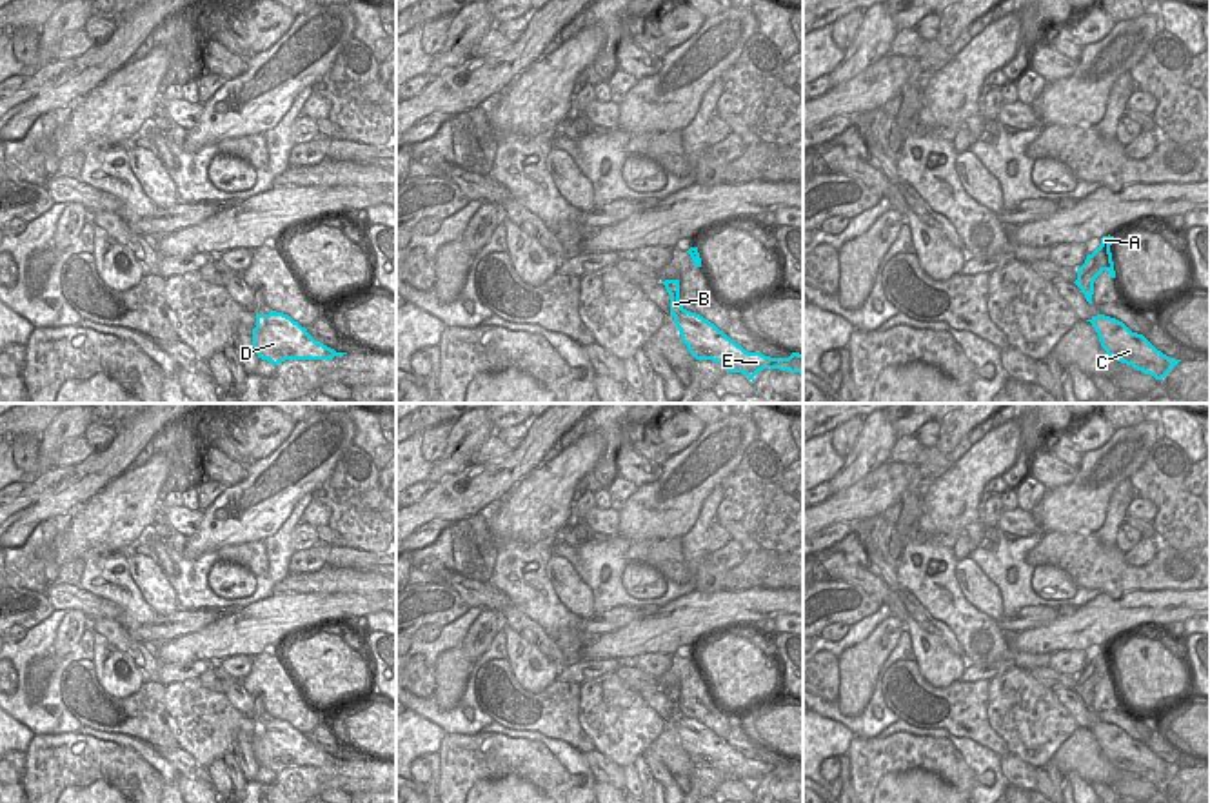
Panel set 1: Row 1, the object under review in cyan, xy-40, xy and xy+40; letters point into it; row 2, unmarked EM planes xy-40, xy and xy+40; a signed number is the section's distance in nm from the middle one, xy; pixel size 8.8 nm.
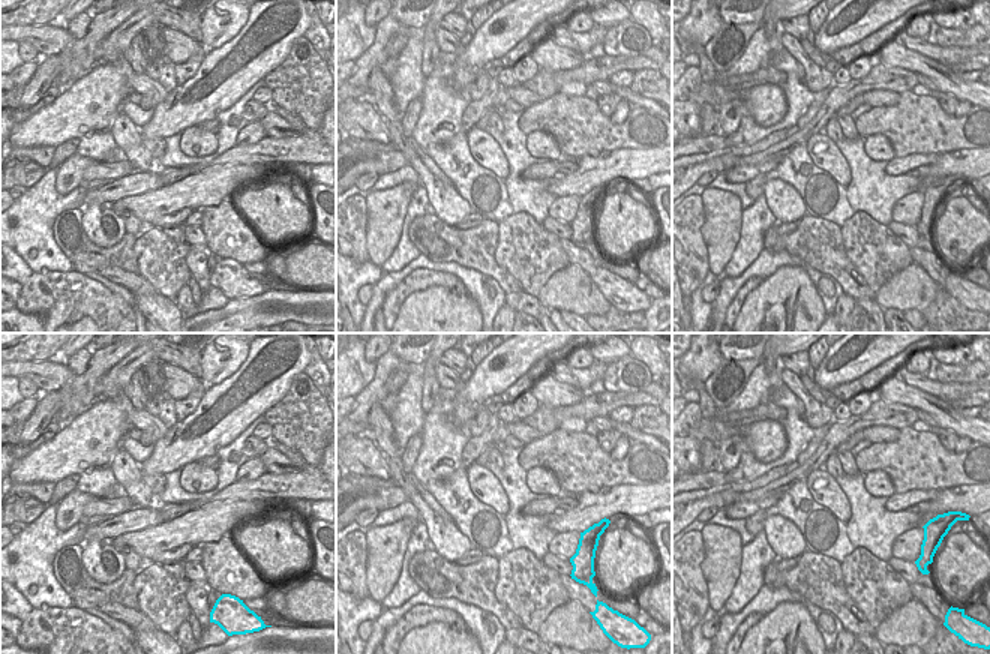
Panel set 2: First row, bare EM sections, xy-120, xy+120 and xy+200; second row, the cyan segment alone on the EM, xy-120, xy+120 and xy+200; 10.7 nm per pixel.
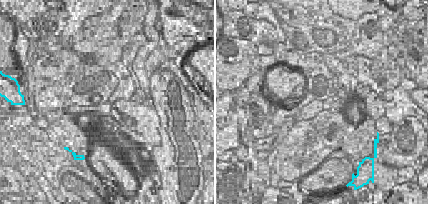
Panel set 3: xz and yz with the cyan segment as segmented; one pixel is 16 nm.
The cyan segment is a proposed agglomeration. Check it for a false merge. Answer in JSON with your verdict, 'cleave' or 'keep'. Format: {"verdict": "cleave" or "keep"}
{"verdict": "cleave"}

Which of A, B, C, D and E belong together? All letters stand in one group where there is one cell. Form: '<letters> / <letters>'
A / B C D E

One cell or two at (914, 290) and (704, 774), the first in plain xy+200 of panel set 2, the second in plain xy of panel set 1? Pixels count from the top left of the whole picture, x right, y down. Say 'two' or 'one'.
two

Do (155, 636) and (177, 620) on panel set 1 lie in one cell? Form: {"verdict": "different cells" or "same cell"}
{"verdict": "same cell"}

